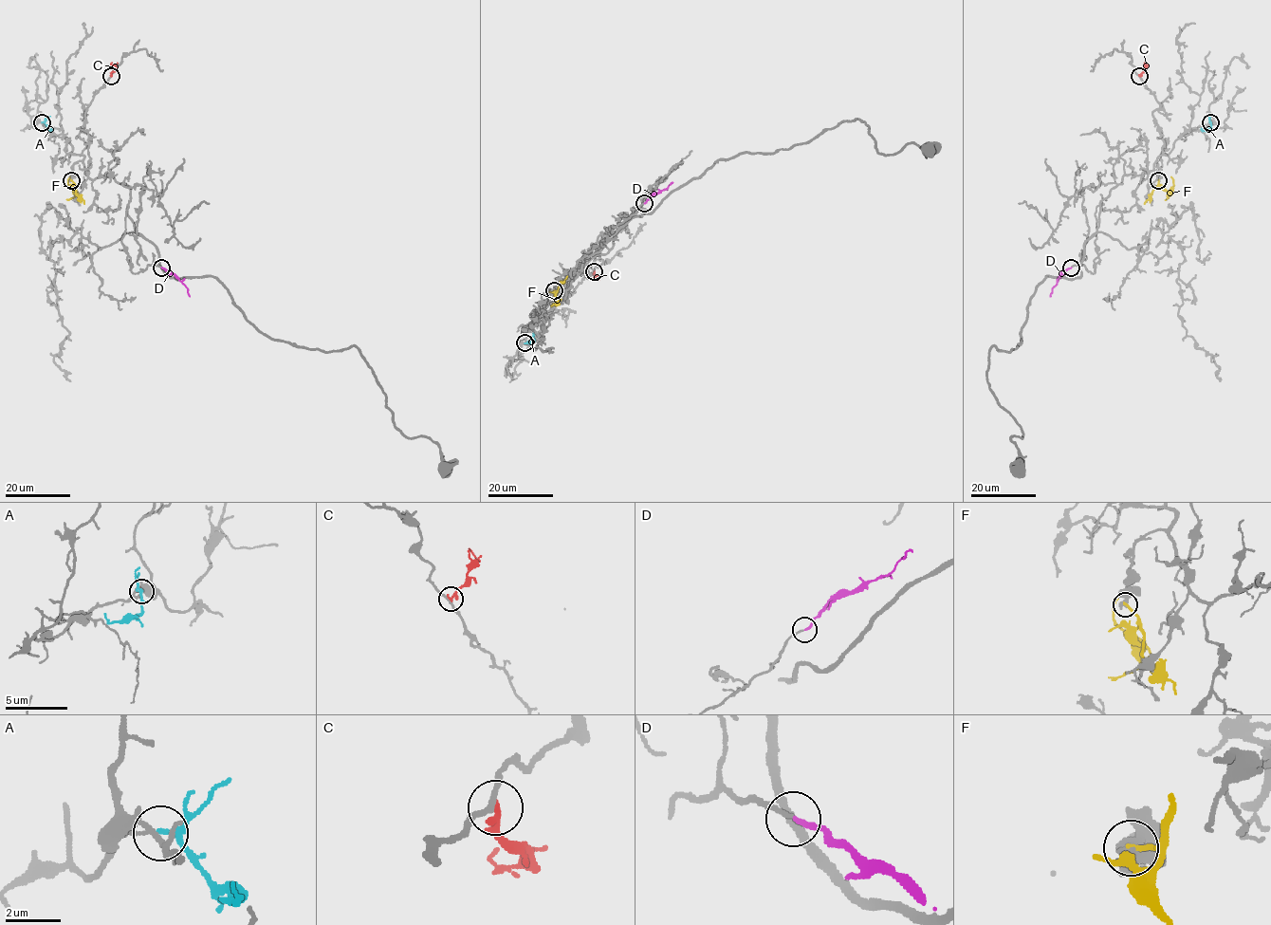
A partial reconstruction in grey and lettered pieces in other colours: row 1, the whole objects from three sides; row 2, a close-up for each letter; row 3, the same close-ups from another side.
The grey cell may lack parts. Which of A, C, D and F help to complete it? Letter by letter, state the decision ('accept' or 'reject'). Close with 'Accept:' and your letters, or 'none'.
A: reject
C: reject
D: accept
F: reject
Accept: D

